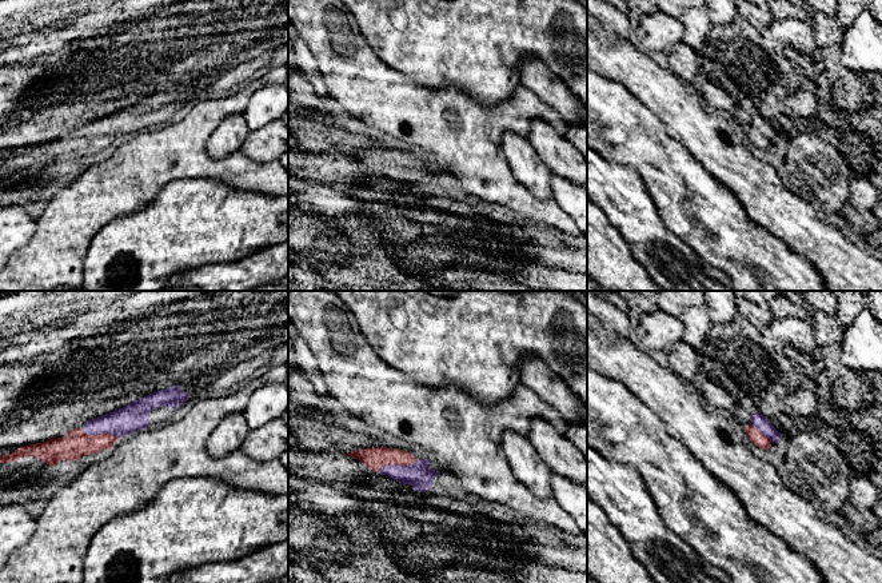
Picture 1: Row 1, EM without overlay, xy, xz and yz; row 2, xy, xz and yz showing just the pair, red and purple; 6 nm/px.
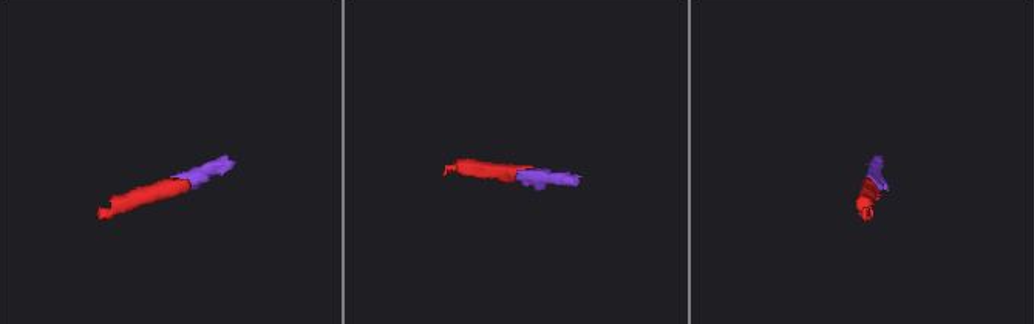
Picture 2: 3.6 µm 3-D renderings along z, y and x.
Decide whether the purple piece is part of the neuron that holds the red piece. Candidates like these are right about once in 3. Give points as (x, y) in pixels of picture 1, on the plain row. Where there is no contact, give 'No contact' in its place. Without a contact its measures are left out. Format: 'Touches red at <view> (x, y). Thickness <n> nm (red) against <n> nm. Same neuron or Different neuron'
Touches red at xz (398, 166). Thickness 130 nm (red) against 160 nm. Same neuron

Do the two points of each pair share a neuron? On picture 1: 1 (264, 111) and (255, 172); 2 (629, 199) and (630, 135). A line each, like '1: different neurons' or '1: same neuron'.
1: different neurons
2: different neurons

